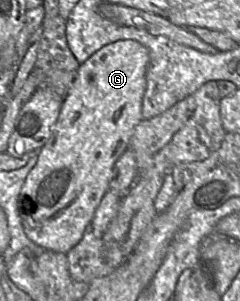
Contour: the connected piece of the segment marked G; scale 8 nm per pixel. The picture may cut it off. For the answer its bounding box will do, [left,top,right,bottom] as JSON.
[19,40,148,254]

